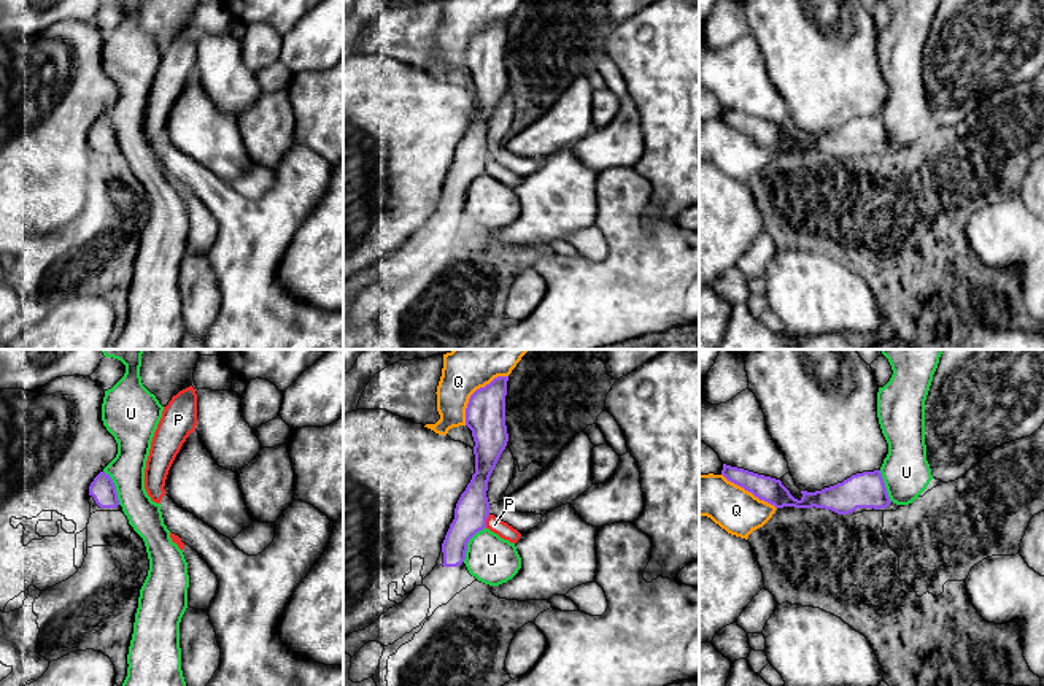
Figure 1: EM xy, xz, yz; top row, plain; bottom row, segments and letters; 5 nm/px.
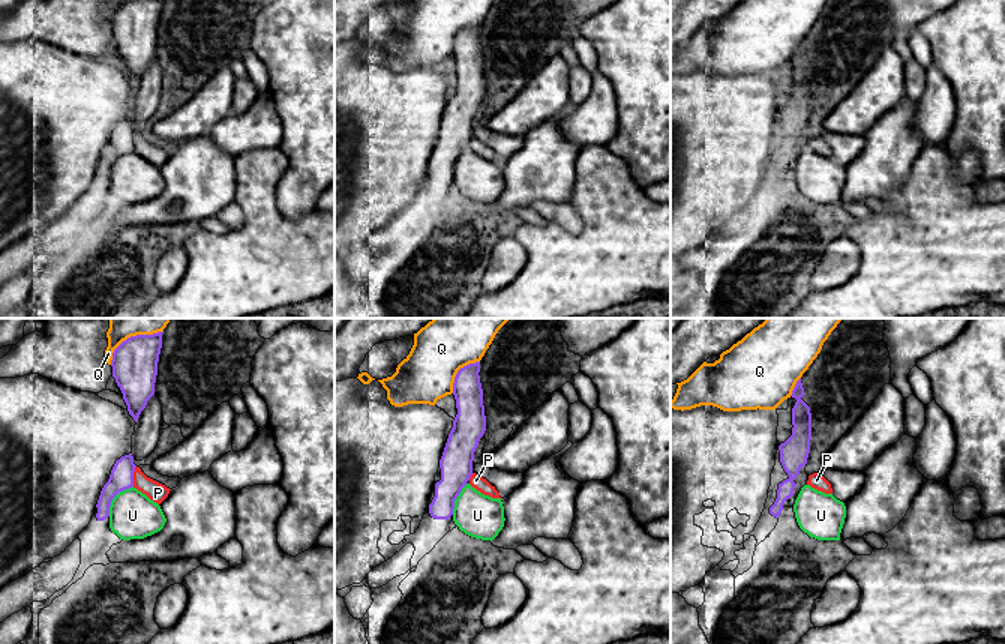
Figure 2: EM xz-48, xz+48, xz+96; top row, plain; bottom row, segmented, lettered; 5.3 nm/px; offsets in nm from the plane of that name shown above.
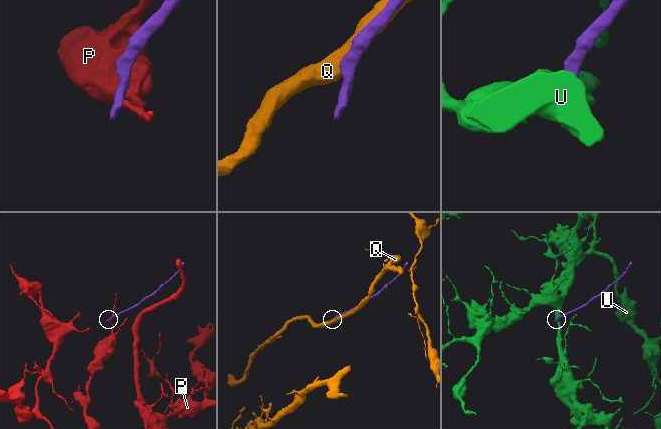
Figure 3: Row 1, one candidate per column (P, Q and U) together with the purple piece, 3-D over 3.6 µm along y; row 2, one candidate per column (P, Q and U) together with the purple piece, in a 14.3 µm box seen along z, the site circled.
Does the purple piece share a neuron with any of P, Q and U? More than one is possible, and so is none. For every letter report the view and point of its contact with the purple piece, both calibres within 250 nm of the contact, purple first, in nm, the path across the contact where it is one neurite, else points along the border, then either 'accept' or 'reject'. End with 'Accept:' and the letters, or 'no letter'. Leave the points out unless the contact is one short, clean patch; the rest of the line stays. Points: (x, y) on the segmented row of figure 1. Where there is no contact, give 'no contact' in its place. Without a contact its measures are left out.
P: meets purple in xz at (485, 521); 170 nm thick on the purple side, 80 nm on the other; border along xz (490, 515), (485, 526); reject
Q: meets purple in xz at (474, 393); 200 nm thick on the purple side, 300 nm on the other; reject
U: meets purple in xz at (467, 542); 170 nm thick on the purple side, 240 nm on the other; border along xz (485, 526), (469, 540), (463, 561); reject
Accept: no letter

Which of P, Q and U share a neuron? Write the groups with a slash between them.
P / Q / U

